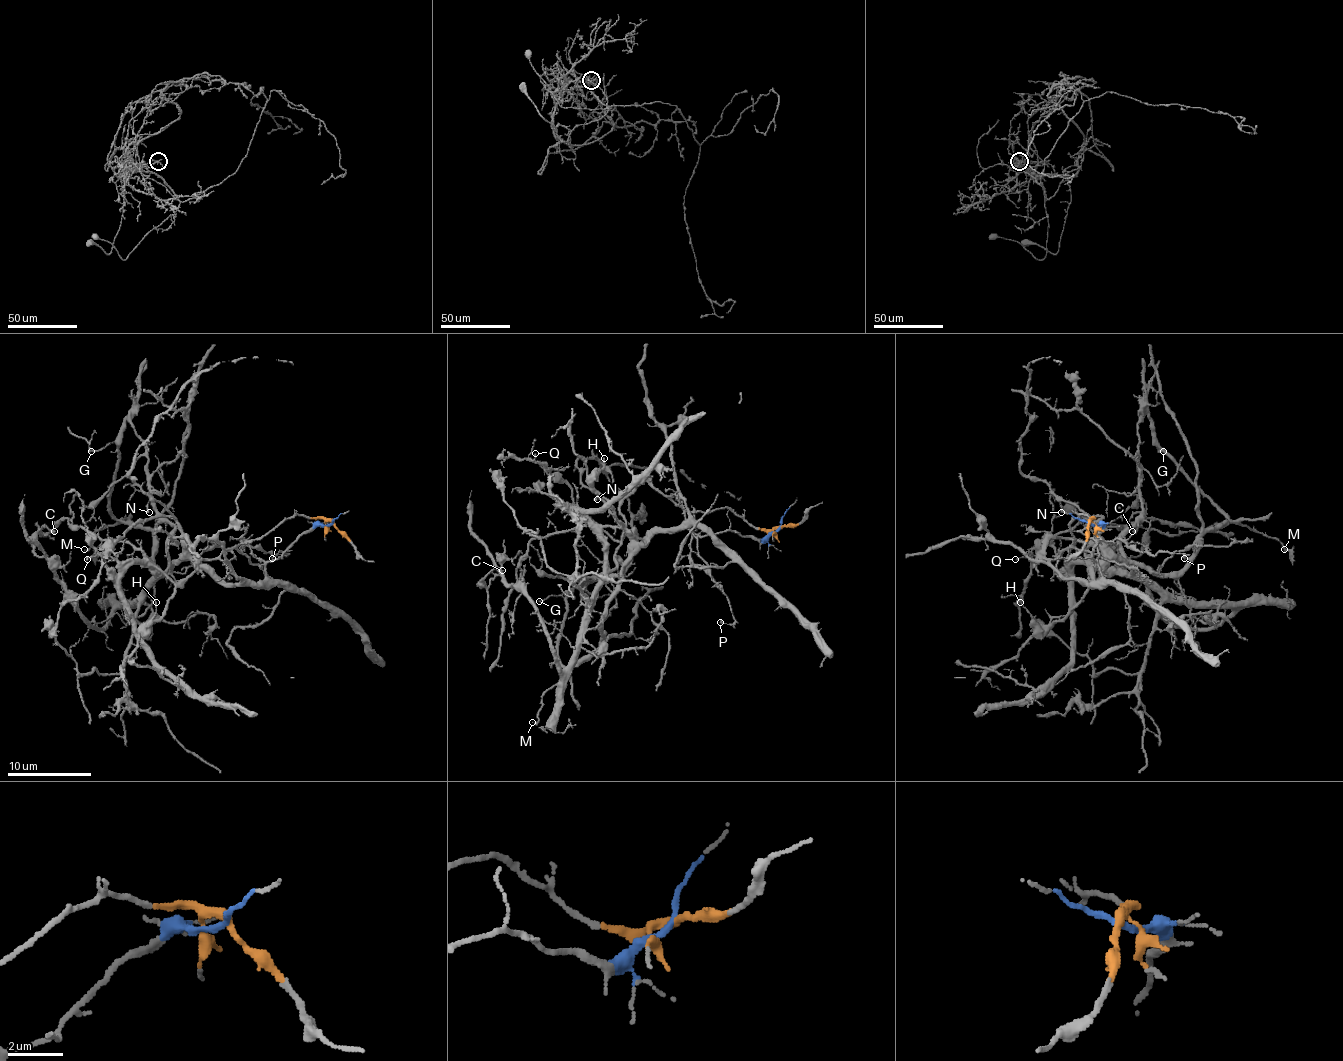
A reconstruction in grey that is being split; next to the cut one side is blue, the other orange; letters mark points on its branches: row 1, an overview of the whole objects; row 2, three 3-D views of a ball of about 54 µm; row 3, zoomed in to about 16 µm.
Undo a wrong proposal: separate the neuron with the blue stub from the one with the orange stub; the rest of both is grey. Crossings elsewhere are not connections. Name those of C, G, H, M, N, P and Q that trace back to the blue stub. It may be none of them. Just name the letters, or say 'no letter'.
G, H, M, N, P, Q

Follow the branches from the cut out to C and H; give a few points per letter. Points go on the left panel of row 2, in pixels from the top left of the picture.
C: (332, 523), (294, 515), (212, 559), (174, 538), (168, 565), (101, 628), (35, 553), (35, 534), (54, 532)
H: (332, 523), (309, 527), (265, 565), (259, 584), (216, 582), (195, 569), (166, 612), (145, 626), (155, 601)

